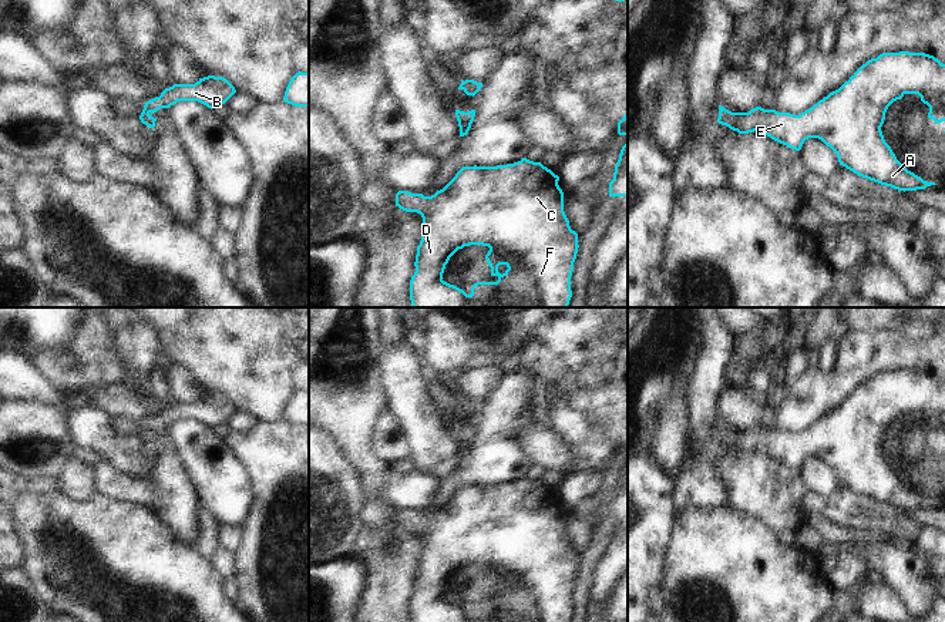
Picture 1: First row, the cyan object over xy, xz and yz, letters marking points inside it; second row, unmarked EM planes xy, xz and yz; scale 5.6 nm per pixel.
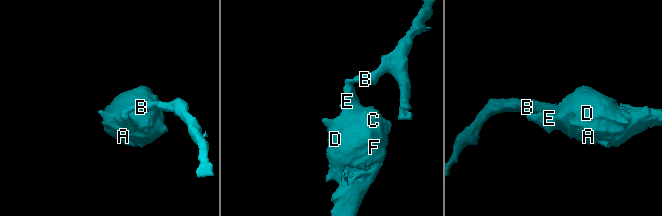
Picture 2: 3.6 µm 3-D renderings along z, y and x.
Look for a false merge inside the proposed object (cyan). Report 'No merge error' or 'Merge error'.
Merge error.

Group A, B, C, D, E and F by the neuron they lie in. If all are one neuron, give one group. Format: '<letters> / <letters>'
A C D E F / B

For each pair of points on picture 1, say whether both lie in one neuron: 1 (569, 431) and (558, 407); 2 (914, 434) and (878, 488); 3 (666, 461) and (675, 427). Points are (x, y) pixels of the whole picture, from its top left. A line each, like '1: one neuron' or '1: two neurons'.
1: one neuron
2: one neuron
3: one neuron

